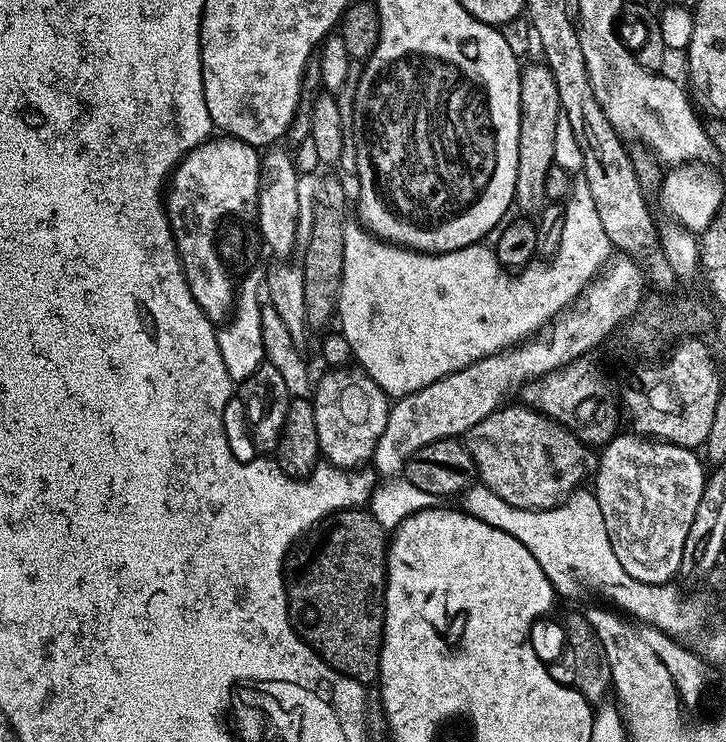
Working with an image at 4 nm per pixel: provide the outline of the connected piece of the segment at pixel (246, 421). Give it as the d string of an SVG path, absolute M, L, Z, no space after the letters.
M267 362L261 364L258 370L254 370L250 378L239 381L224 415L226 438L238 462L253 464L254 461L263 460L269 454L275 453L280 430L288 413L288 405L292 401L292 396L286 390L285 379L277 367Z

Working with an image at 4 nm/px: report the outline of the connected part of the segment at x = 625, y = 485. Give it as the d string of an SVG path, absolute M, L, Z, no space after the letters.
M639 434L631 435L617 435L616 439L611 440L603 451L599 453L598 467L594 477L594 485L596 484L594 495L598 506L602 506L602 518L606 518L606 534L610 534L610 542L614 546L614 554L618 554L618 562L622 562L622 570L626 570L626 574L630 574L630 578L634 578L643 584L663 584L668 586L675 581L672 579L677 579L680 576L682 558L686 554L686 538L690 538L690 526L694 526L694 518L698 514L698 506L704 501L704 486L706 483L706 472L704 476L704 468L706 469L706 464L701 457L701 461L696 457L699 455L691 448L665 444L662 440L645 438Z

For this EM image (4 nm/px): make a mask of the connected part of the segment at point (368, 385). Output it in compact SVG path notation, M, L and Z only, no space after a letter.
M337 367L326 374L314 388L318 418L318 438L323 459L333 468L360 470L373 459L390 411L390 398L359 367Z

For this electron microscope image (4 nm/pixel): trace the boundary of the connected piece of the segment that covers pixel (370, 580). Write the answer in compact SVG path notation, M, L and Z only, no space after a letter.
M349 510L337 512L323 526L317 526L297 543L296 547L288 554L284 561L284 587L288 589L288 621L292 628L304 639L304 644L310 646L320 657L327 662L338 674L346 678L356 680L359 684L372 686L380 678L380 645L384 642L384 599L388 589L388 545L390 543L389 529L381 526L380 523L368 510Z

